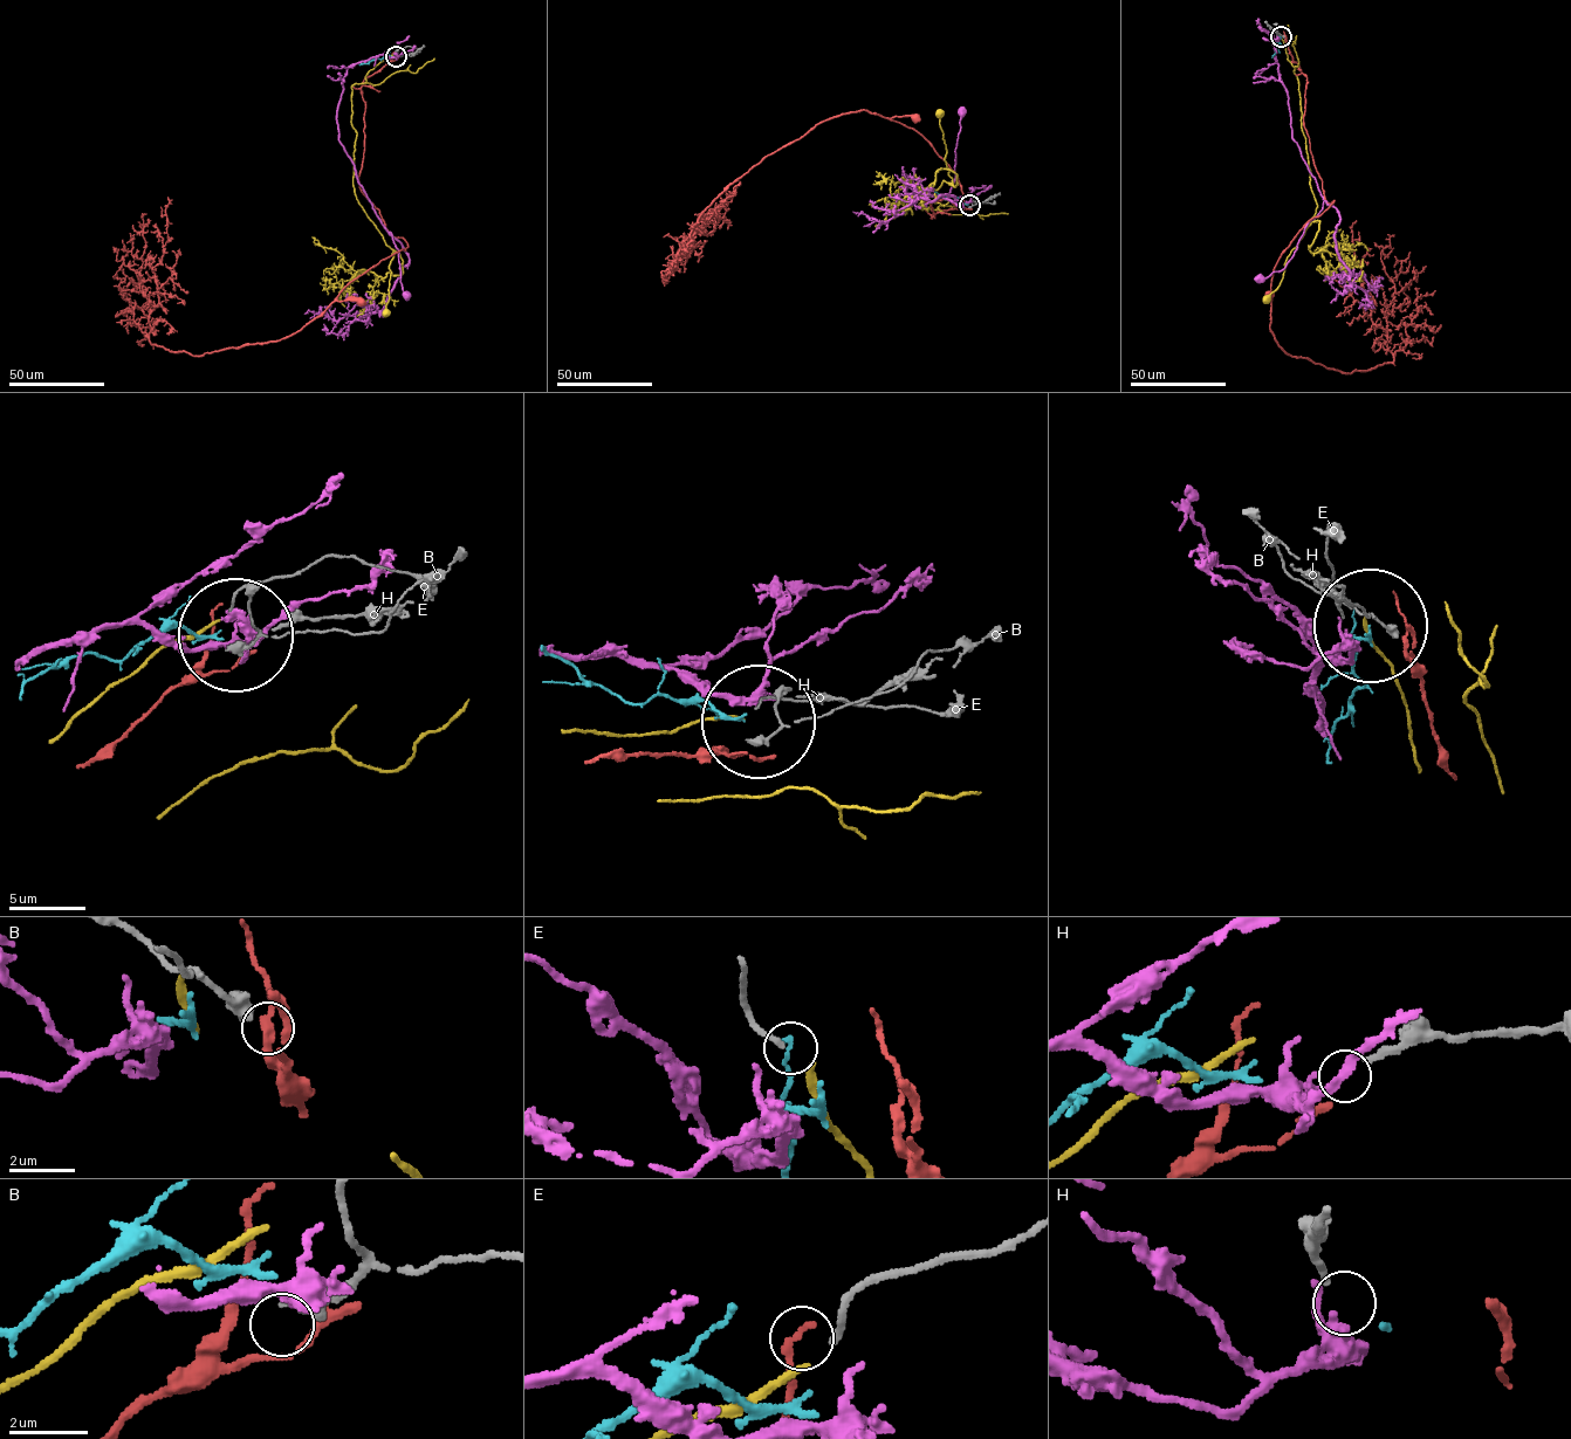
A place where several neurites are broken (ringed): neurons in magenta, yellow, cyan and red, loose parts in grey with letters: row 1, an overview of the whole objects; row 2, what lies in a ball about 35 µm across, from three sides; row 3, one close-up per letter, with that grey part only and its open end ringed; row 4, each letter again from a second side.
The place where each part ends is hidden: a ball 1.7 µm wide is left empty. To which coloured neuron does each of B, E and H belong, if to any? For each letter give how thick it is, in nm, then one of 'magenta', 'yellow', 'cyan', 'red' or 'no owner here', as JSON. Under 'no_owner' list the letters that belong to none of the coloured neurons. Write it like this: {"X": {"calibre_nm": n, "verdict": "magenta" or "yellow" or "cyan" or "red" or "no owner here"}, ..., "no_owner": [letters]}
{"B": {"calibre_nm": 550, "verdict": "no owner here"}, "E": {"calibre_nm": 150, "verdict": "no owner here"}, "H": {"calibre_nm": 180, "verdict": "magenta"}, "no_owner": ["B", "E"]}

